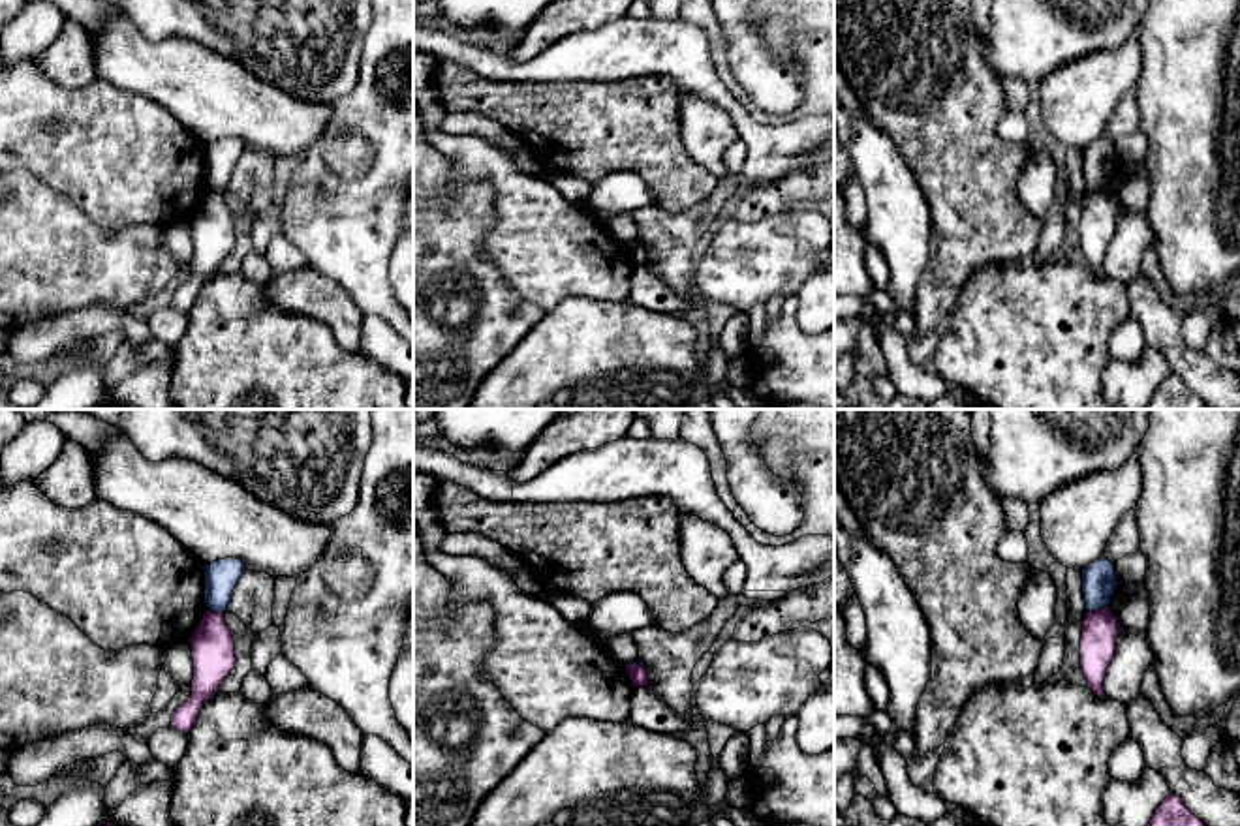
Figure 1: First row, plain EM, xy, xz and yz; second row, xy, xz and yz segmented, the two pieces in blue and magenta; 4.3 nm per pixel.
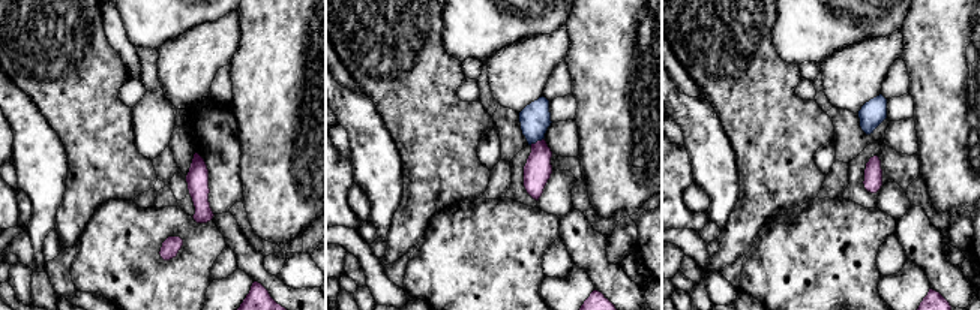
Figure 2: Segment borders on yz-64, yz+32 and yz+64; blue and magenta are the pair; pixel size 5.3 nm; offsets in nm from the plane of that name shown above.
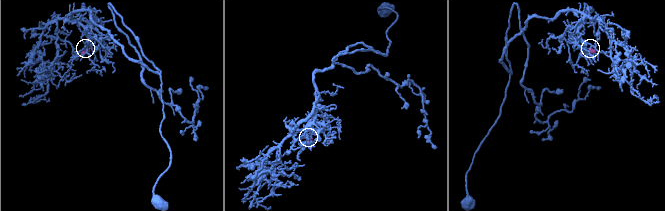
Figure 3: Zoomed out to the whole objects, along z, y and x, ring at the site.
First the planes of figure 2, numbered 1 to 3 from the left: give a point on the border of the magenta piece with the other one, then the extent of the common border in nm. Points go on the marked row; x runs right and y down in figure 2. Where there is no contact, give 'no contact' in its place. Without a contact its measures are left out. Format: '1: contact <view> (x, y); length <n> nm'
1: no contact
2: contact yz+32 (536, 141); length 90 nm
3: no contact

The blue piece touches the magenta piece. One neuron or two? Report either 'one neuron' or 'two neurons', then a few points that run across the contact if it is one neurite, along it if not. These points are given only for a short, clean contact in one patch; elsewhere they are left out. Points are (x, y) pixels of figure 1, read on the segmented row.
two neurons | yz (1107, 605), (1088, 612)

